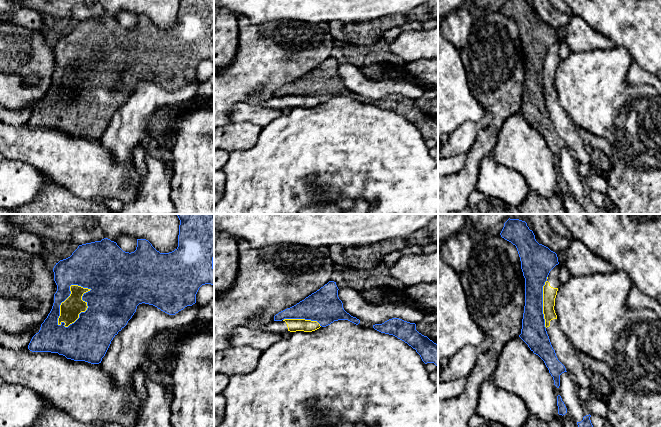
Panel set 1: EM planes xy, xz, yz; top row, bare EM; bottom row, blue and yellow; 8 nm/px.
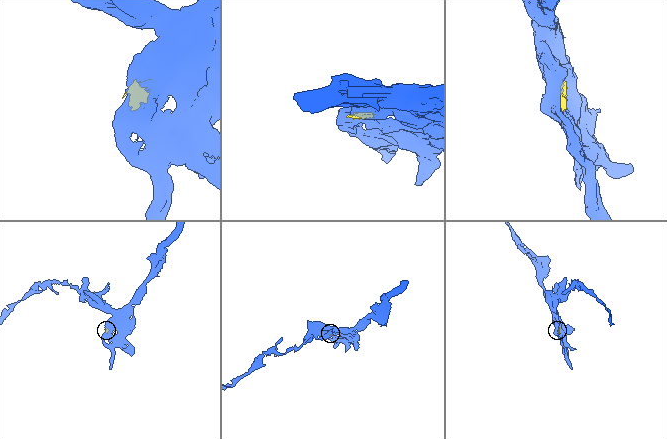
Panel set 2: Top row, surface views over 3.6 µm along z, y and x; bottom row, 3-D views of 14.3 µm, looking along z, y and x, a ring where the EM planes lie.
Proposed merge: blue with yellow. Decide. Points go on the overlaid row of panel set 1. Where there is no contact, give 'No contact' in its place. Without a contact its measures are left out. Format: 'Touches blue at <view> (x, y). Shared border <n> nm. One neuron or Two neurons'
Touches blue at xy (68, 296). Shared border 400 nm. Two neurons

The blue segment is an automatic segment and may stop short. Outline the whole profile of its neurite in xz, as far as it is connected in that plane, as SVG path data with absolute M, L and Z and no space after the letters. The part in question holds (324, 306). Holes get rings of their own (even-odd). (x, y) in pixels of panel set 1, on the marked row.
M329 281L296 305L276 314L274 321L305 319L317 321L320 326L326 327L334 321L348 320L358 325L360 320L344 310L343 303L338 297L338 290L336 282Z

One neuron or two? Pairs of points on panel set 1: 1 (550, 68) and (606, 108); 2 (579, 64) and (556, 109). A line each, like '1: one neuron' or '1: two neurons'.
1: two neurons
2: two neurons

